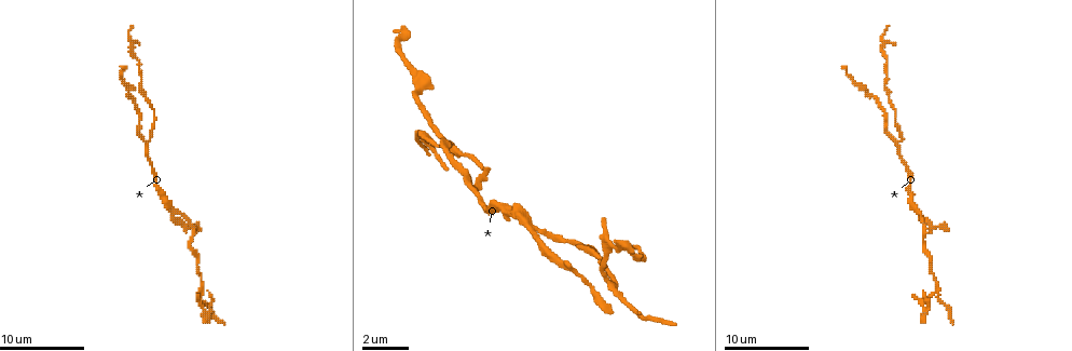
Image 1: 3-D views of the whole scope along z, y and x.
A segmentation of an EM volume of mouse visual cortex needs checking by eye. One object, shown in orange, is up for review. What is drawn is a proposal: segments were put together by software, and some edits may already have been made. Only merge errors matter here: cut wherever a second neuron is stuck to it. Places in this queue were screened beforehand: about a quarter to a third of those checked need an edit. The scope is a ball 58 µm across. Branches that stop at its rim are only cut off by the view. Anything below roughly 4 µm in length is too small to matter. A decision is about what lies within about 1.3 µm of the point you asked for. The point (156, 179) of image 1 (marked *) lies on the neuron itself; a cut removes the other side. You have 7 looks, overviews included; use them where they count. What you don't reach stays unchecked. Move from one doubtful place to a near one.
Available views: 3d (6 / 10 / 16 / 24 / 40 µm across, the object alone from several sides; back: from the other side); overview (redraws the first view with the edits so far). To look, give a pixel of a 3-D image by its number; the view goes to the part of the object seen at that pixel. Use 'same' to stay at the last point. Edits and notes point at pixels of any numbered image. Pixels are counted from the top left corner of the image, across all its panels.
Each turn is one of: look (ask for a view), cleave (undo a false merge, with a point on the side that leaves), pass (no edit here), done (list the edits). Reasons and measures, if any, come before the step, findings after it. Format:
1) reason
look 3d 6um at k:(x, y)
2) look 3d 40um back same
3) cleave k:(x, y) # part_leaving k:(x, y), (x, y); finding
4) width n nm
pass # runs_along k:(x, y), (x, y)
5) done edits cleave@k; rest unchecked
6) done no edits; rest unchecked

three-way junction
look 3d 10um at 1:(466, 174)

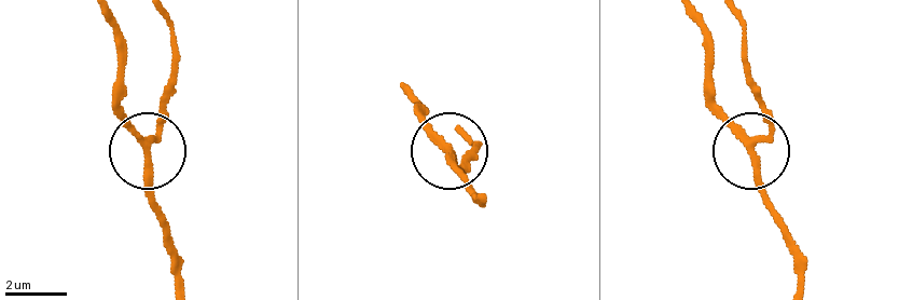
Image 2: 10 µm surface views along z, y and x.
pass # runs_along 2:(181, 275), (151, 193), (148, 147), (114, 103); all the same neuron

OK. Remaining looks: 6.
three-way junction
look 3d 6um at 1:(177, 212)

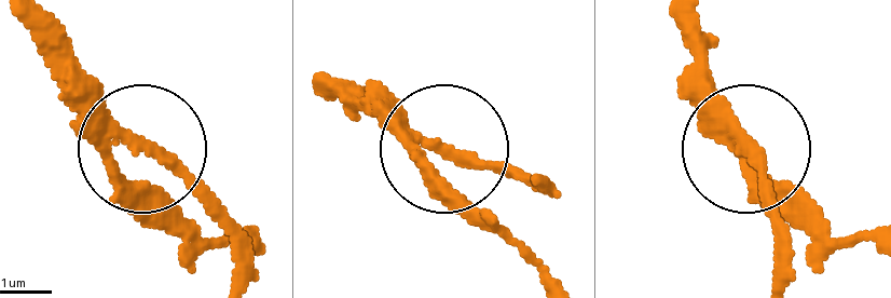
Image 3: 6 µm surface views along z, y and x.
other side
look 3d 6um back at 3:(743, 150)

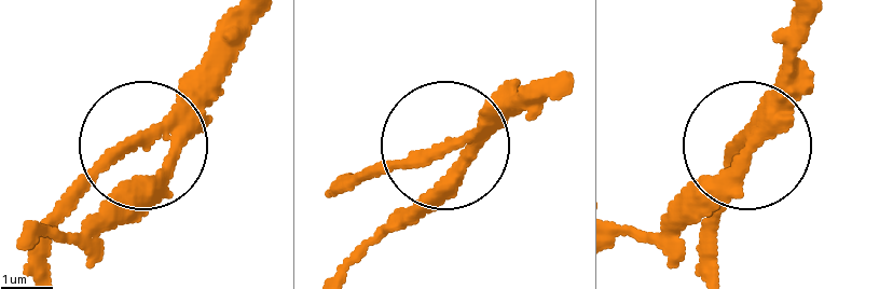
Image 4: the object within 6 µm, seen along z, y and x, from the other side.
width 240 nm
cleave 4:(159, 189) # part_leaving 4:(188, 133), (162, 166), (46, 231); a second neuron is stuck on

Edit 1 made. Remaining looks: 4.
look overview

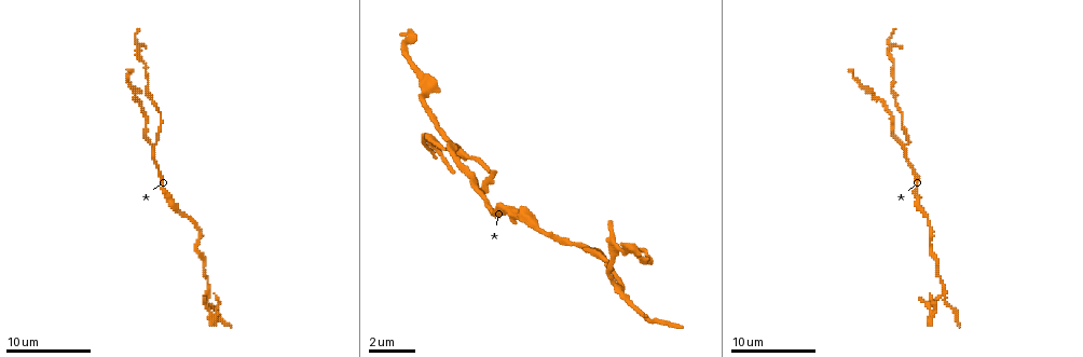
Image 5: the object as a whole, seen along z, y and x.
a fork
look 3d 10um at 5:(939, 298)

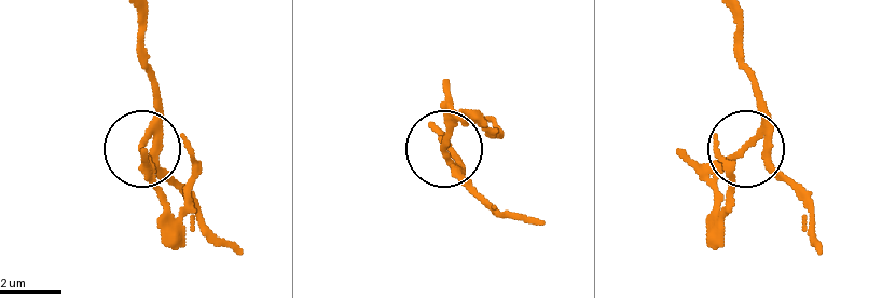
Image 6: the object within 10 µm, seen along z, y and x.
cleave 6:(731, 157) # two neurons meet here

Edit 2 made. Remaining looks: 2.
done edits cleave@4, cleave@6; rest unchecked

